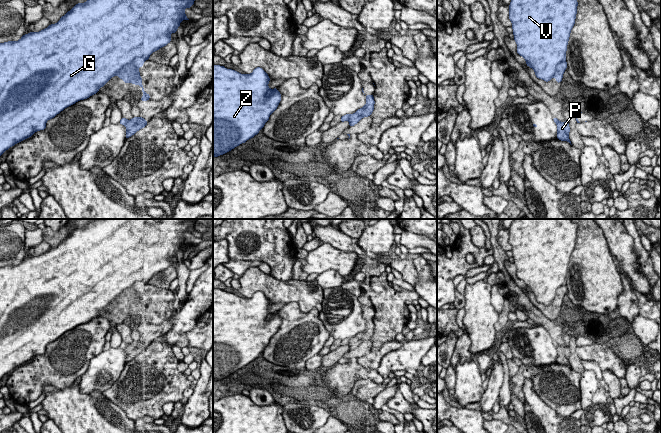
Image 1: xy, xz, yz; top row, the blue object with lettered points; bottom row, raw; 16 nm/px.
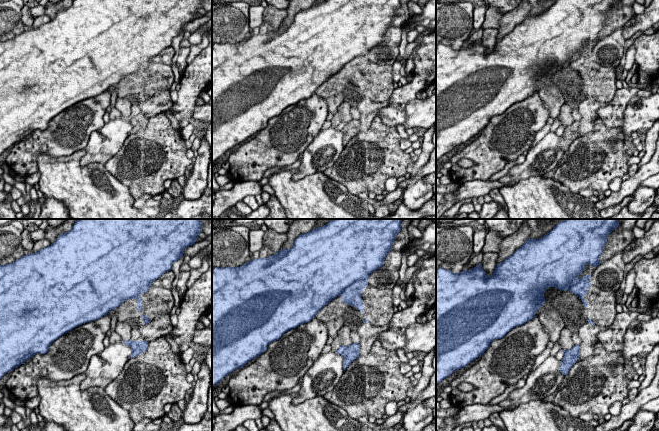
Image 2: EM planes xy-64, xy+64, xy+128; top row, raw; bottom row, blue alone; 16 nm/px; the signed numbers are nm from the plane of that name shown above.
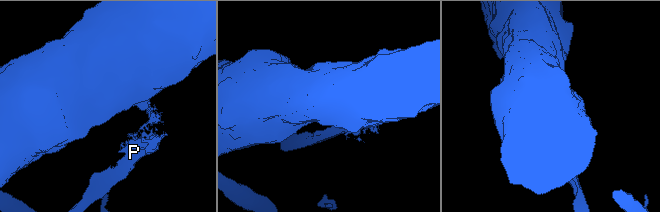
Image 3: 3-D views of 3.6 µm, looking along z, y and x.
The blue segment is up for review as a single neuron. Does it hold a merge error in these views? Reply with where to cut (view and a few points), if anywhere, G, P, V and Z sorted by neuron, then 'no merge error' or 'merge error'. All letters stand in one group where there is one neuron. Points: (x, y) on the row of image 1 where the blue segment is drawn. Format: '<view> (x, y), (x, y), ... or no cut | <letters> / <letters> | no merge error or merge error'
xy (131, 119), (140, 128) | G V Z / P | merge error

